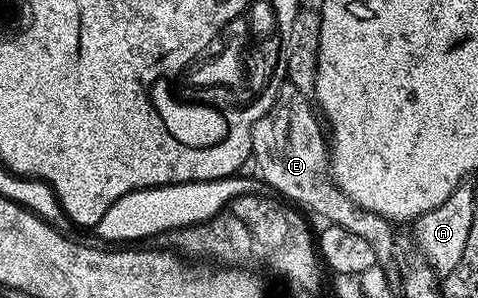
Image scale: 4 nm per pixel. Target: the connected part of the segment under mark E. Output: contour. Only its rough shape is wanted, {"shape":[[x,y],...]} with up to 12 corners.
{"shape":[[287,80],[254,124],[250,158],[269,191],[396,250],[393,223],[336,187],[309,95]]}

